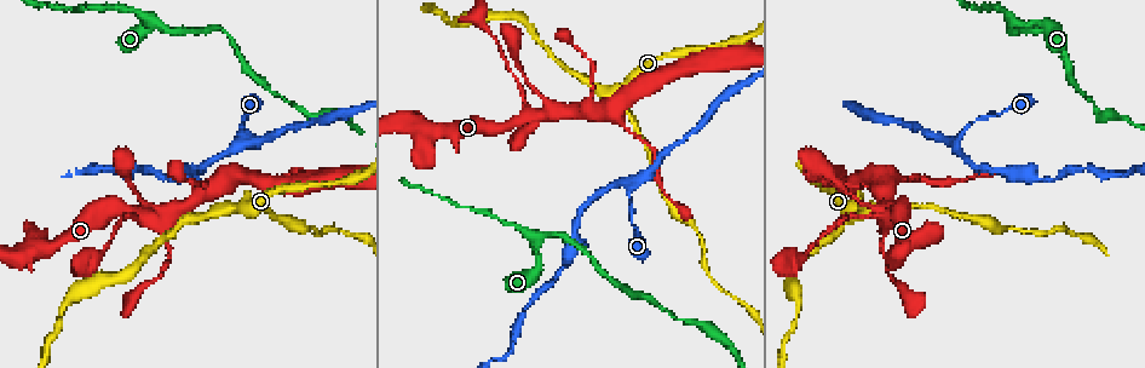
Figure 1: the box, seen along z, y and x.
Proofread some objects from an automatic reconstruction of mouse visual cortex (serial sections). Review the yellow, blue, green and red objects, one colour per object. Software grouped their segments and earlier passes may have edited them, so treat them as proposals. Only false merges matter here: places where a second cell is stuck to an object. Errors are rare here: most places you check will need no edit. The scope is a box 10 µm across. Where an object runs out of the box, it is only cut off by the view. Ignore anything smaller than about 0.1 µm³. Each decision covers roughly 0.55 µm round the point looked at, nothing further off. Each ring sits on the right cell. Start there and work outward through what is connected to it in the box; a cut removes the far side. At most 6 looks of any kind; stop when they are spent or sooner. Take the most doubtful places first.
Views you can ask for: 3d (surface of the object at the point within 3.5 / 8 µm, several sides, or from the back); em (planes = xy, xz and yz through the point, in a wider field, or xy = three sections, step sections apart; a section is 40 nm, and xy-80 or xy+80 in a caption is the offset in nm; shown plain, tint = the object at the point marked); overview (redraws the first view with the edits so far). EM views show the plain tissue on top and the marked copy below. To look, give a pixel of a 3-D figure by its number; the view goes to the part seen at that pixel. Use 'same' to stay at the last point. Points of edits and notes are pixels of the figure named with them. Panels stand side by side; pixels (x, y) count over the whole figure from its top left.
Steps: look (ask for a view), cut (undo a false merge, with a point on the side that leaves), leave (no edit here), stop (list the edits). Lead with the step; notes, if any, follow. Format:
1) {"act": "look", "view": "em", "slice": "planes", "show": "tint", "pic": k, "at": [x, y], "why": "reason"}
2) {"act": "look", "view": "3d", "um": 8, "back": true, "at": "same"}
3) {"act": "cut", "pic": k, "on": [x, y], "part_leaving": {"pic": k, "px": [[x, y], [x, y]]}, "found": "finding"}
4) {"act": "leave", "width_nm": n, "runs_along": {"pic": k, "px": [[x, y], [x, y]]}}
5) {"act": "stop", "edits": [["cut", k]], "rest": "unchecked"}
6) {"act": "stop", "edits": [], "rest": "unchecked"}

{"act": "look", "view": "3d", "um": 3.5, "pic": 1, "at": [960, 133], "why": "a fork"}

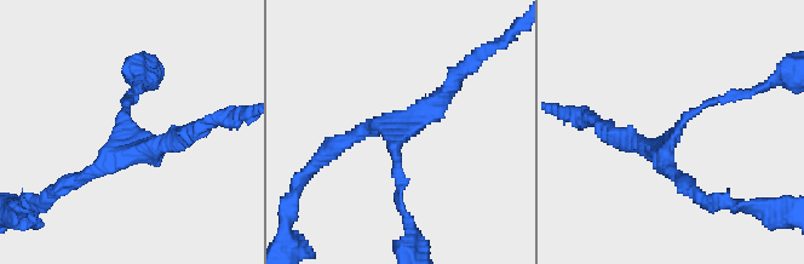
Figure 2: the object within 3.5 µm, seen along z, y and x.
{"act": "look", "view": "em", "slice": "xy", "step": 1, "show": "tint", "pic": 2, "at": [128, 132], "why": "shape alone is not enough"}

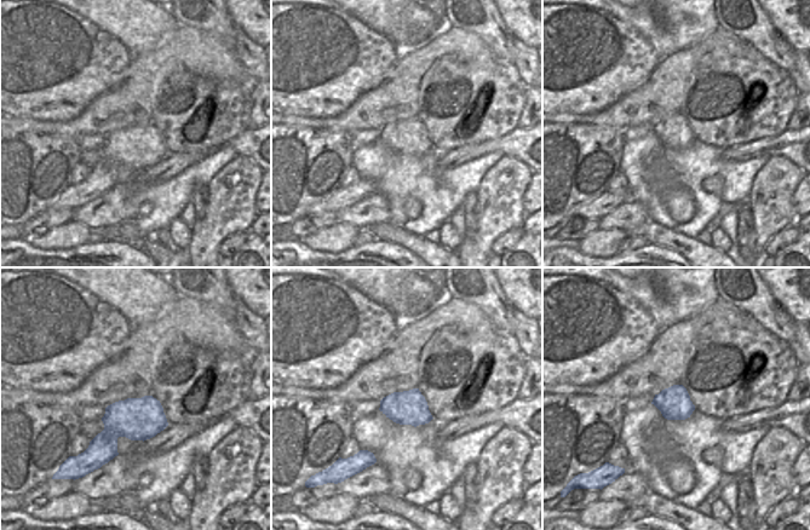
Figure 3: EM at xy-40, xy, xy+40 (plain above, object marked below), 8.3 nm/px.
{"act": "look", "view": "em", "slice": "xy", "step": 3, "show": "tint", "at": "same", "why": "another direction"}

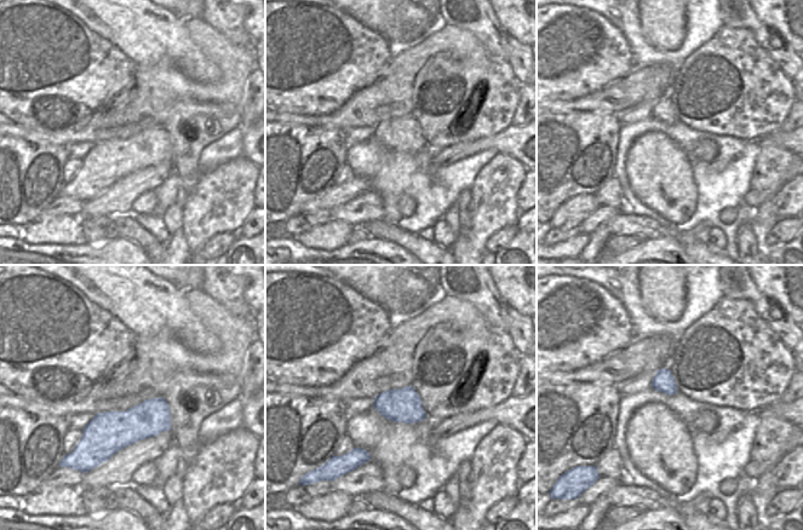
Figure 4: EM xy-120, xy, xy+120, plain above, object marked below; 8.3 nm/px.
{"act": "leave", "found": "all the same cell"}

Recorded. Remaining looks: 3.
{"act": "look", "view": "3d", "um": 8, "pic": 1, "at": [232, 206], "why": "a fork"}

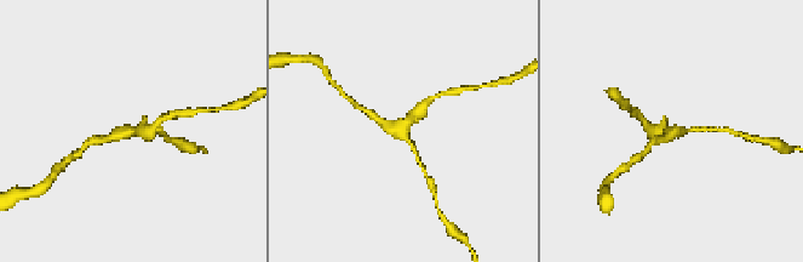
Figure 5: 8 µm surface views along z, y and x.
{"act": "look", "view": "3d", "um": 3.5, "at": "same", "why": "zoom in"}

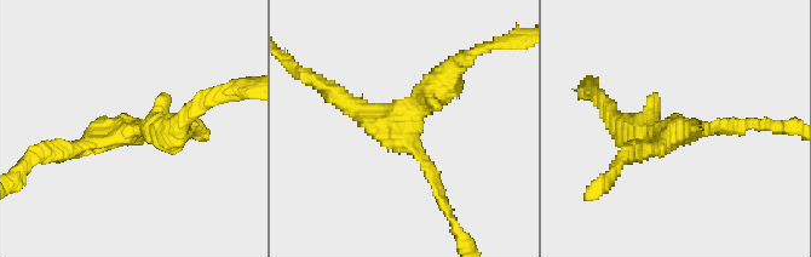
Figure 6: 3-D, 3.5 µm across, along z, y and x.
{"act": "look", "view": "em", "slice": "xy", "step": 2, "show": "tint", "pic": 6, "at": [672, 131], "arms": 3, "arm_widths_nm": [150, 250, 400]}

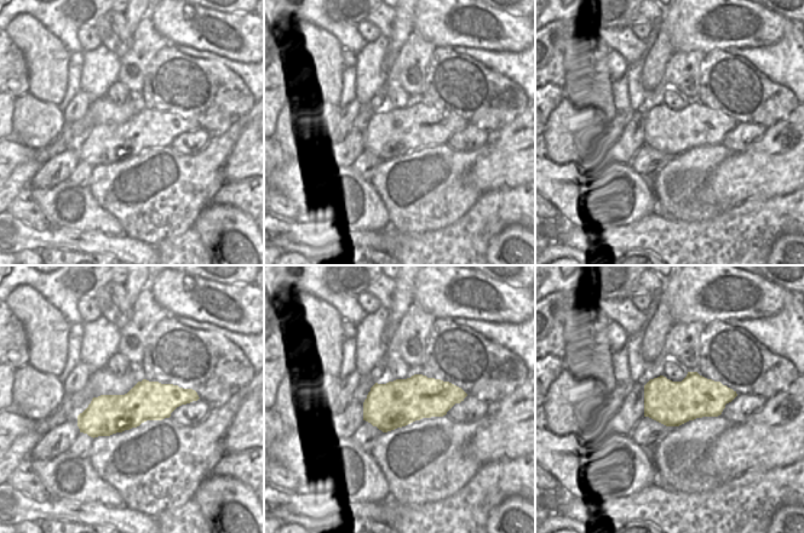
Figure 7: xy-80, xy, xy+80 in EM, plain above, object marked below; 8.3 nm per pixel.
{"act": "leave", "runs_along": {"pic": 6, "px": [[180, 123], [58, 153]]}, "found": "continuous, no second cell"}

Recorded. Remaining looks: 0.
{"act": "stop", "edits": [], "rest": "unchecked"}

